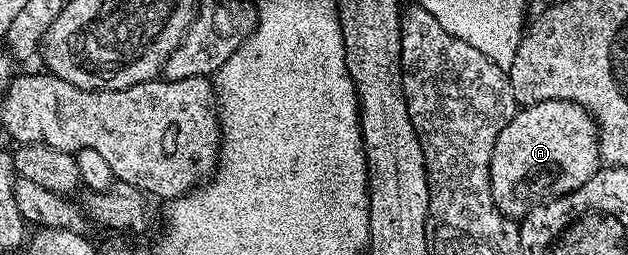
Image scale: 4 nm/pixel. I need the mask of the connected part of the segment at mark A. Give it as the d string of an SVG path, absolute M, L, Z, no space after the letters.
M543 101L516 110L513 121L501 131L491 158L491 192L499 210L511 217L516 214L514 211L523 213L546 200L559 199L581 189L600 169L599 129L590 111L580 103Z

